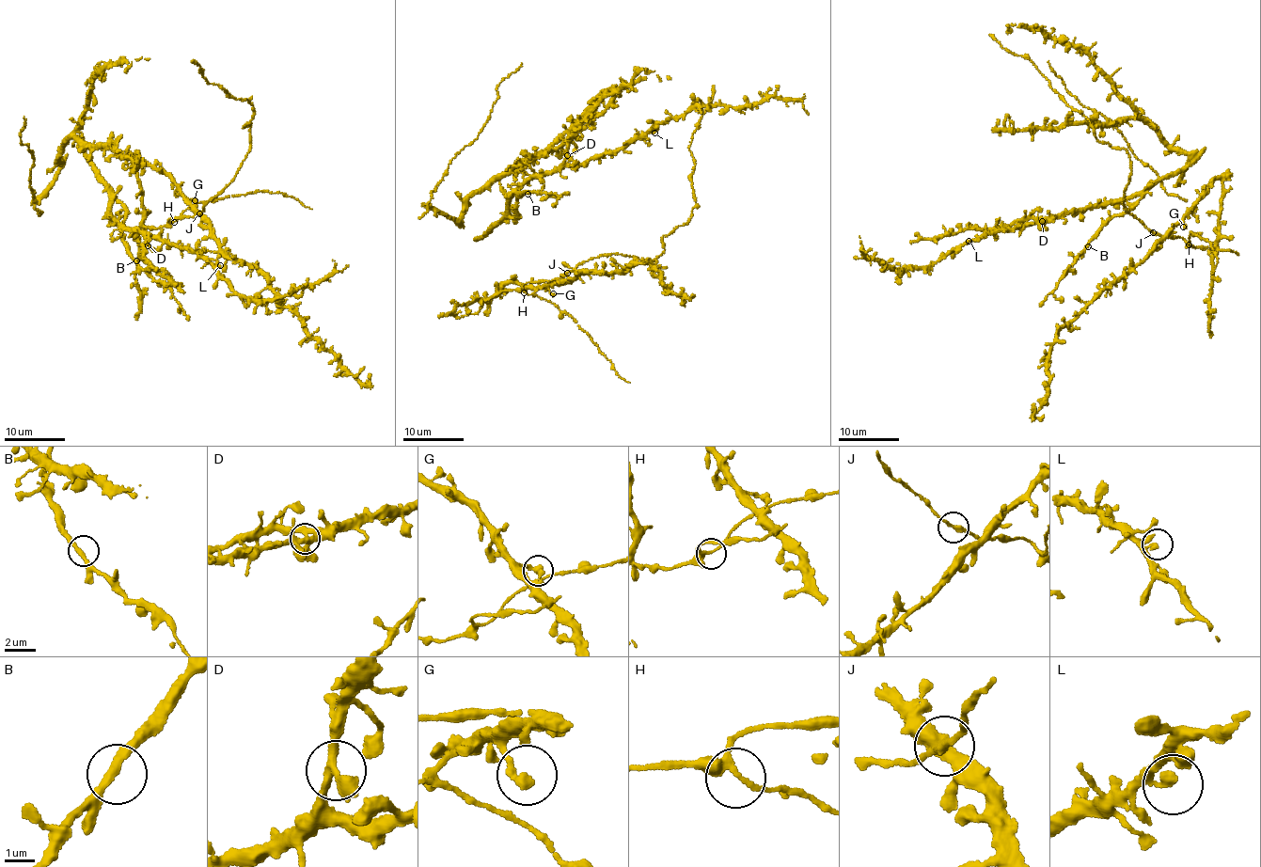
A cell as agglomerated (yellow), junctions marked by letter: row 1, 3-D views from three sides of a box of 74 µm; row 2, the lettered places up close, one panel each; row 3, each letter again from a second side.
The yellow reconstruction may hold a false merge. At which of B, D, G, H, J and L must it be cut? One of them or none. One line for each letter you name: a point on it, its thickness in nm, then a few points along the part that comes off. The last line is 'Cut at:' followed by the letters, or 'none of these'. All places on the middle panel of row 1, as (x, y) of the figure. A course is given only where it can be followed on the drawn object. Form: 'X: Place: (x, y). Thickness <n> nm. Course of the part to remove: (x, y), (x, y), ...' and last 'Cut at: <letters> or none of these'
Cut at: none of these

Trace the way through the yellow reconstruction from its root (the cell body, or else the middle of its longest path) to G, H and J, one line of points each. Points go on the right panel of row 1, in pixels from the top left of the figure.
G: (998, 41), (1034, 63), (1095, 138), (1127, 151), (1124, 206), (1152, 231), (1213, 246), (1221, 180), (1183, 227)
H: (998, 41), (1034, 63), (1089, 121), (1095, 138), (1127, 151), (1127, 212), (1152, 231), (1189, 244)
J: (998, 41), (1034, 63), (1053, 89), (1089, 121), (1095, 138), (1127, 151), (1131, 175), (1124, 206), (1153, 232)

